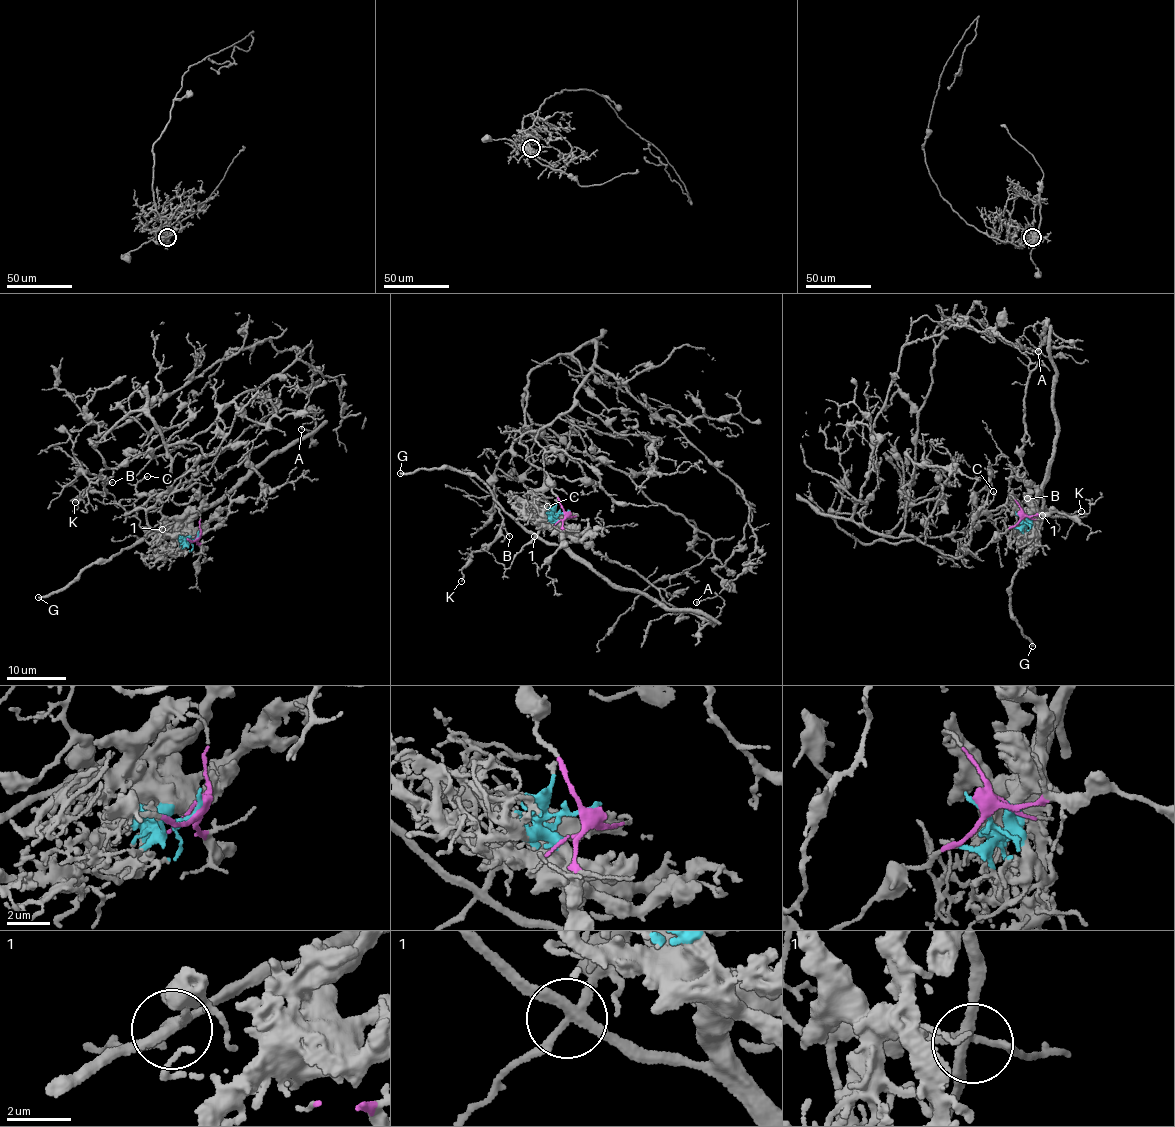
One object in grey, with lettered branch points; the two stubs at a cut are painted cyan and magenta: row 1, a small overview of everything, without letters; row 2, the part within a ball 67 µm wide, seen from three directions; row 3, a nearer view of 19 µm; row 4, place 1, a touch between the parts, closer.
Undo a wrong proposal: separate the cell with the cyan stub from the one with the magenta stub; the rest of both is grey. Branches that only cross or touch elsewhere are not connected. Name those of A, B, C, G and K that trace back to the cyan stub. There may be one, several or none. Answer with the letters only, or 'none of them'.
G

